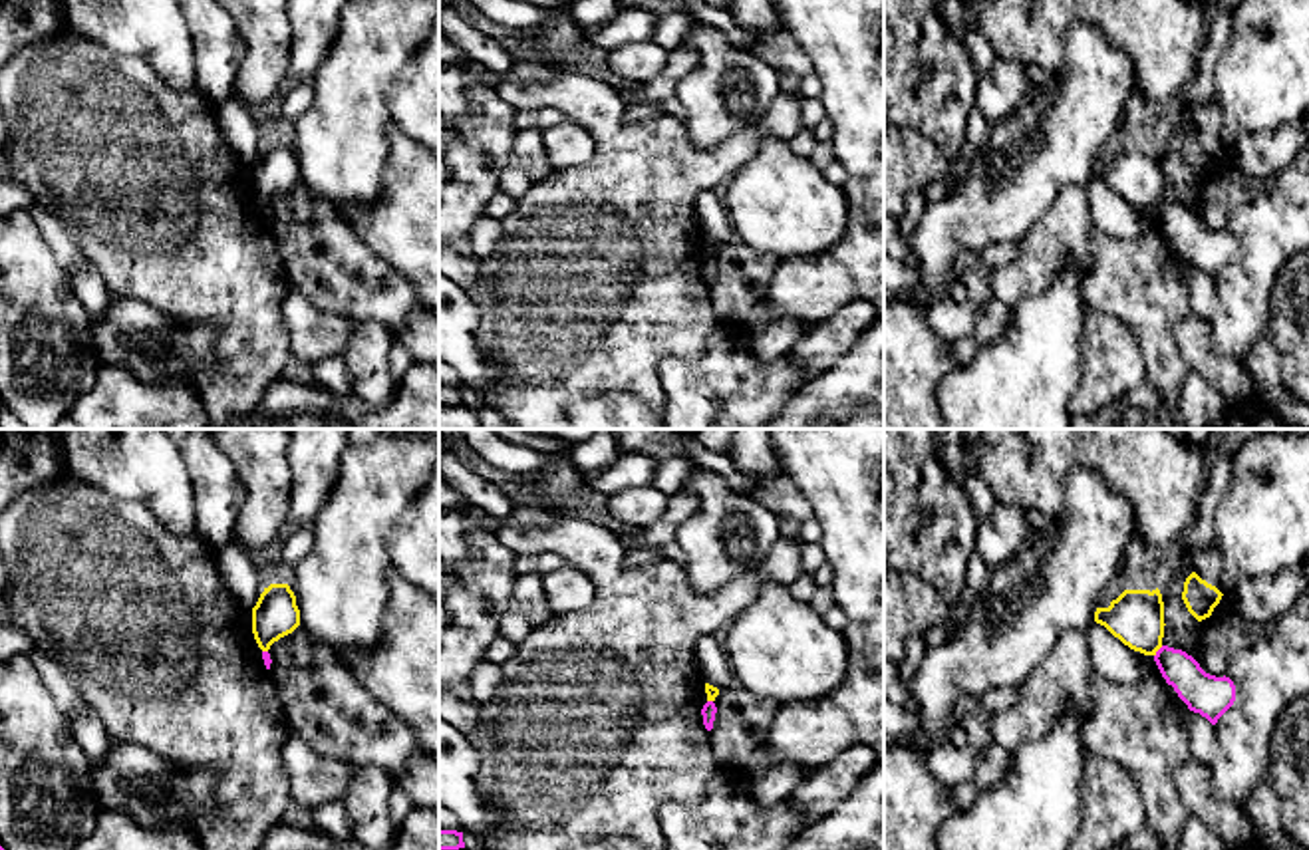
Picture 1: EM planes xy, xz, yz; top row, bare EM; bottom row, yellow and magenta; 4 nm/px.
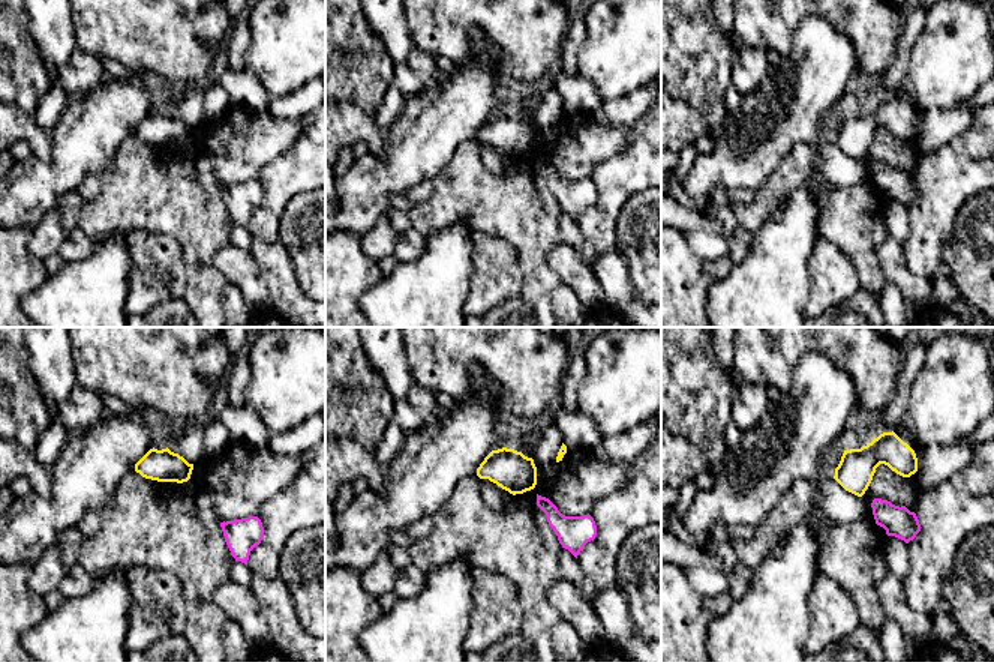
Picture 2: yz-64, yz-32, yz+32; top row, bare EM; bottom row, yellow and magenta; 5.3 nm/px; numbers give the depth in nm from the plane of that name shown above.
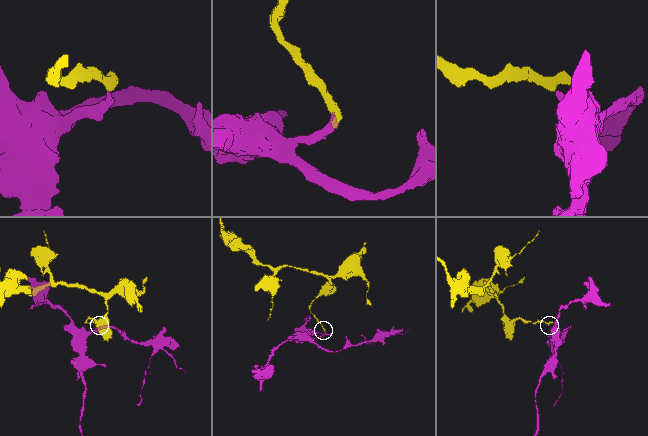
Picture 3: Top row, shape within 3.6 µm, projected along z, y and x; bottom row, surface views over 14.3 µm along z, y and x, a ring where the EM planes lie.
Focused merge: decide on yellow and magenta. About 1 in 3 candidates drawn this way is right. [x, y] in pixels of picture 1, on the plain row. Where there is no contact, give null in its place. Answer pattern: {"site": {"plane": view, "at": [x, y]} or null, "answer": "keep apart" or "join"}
{"site": {"plane": "yz", "at": [1157, 205]}, "answer": "keep apart"}

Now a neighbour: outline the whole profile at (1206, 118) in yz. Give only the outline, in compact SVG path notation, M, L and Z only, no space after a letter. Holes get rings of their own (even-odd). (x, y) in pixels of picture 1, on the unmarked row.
M1210 99L1194 105L1188 117L1202 135L1216 141L1224 151L1230 151L1241 137L1241 131L1230 121L1228 113Z

